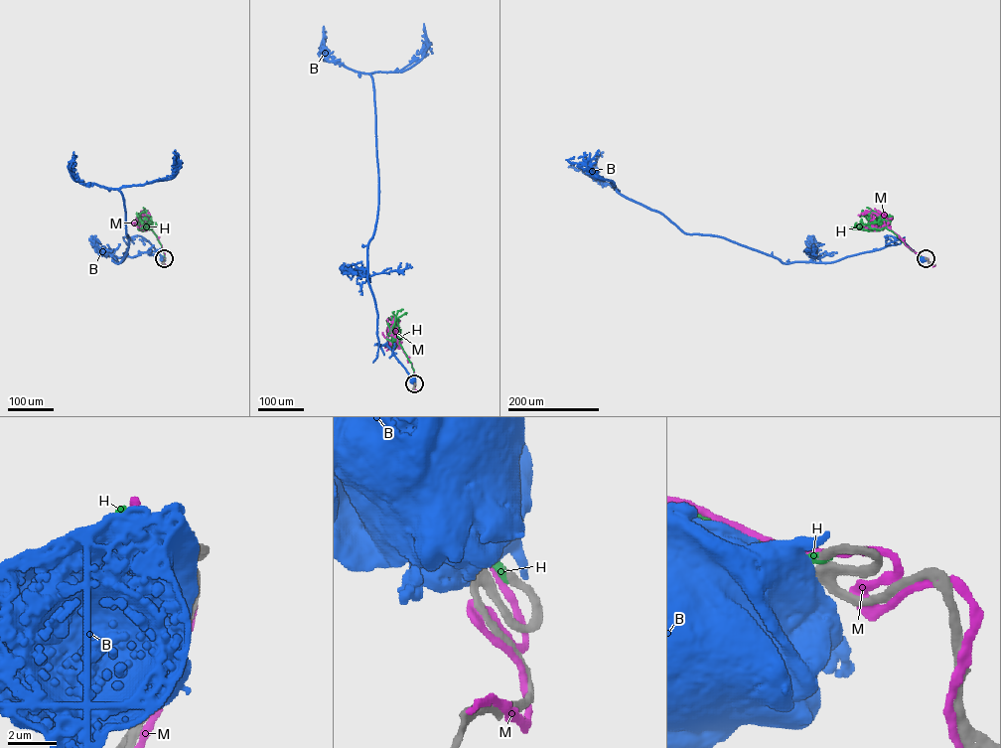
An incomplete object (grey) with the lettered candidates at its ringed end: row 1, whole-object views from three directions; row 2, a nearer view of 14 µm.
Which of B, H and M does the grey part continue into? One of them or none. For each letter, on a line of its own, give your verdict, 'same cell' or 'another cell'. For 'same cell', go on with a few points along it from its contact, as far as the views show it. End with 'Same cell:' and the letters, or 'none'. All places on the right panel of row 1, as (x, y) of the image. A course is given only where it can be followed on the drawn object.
B: another cell
H: same cell | via (926, 258), (884, 226), (872, 228), (862, 223), (858, 227), (856, 223)
M: another cell
Same cell: H

